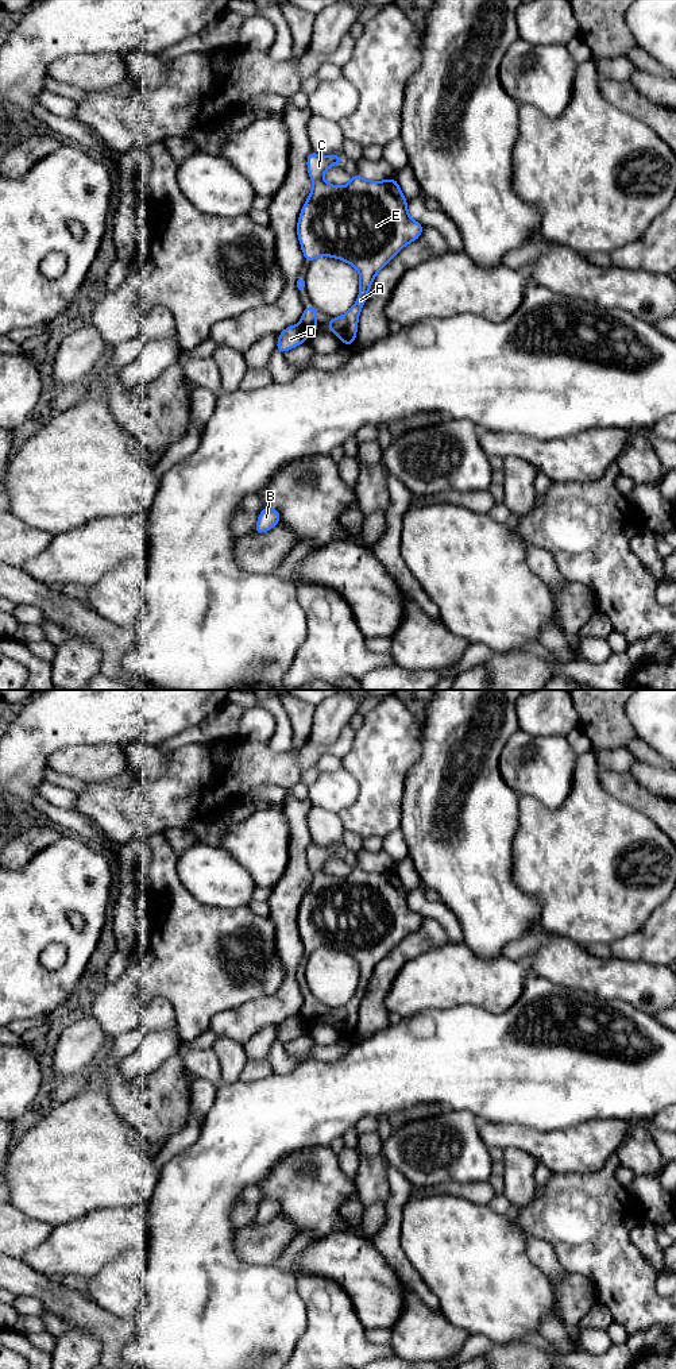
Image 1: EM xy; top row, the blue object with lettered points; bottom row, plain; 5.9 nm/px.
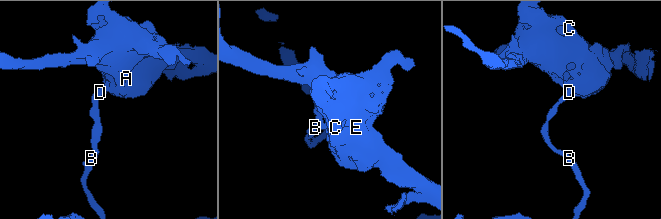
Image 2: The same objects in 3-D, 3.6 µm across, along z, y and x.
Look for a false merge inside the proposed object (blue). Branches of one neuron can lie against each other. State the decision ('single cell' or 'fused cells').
fused cells

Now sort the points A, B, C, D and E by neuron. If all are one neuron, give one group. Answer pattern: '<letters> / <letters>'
A C E / B D

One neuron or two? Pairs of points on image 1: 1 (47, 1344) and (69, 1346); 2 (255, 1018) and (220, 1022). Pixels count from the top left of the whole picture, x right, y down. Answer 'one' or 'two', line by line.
1: two
2: one

